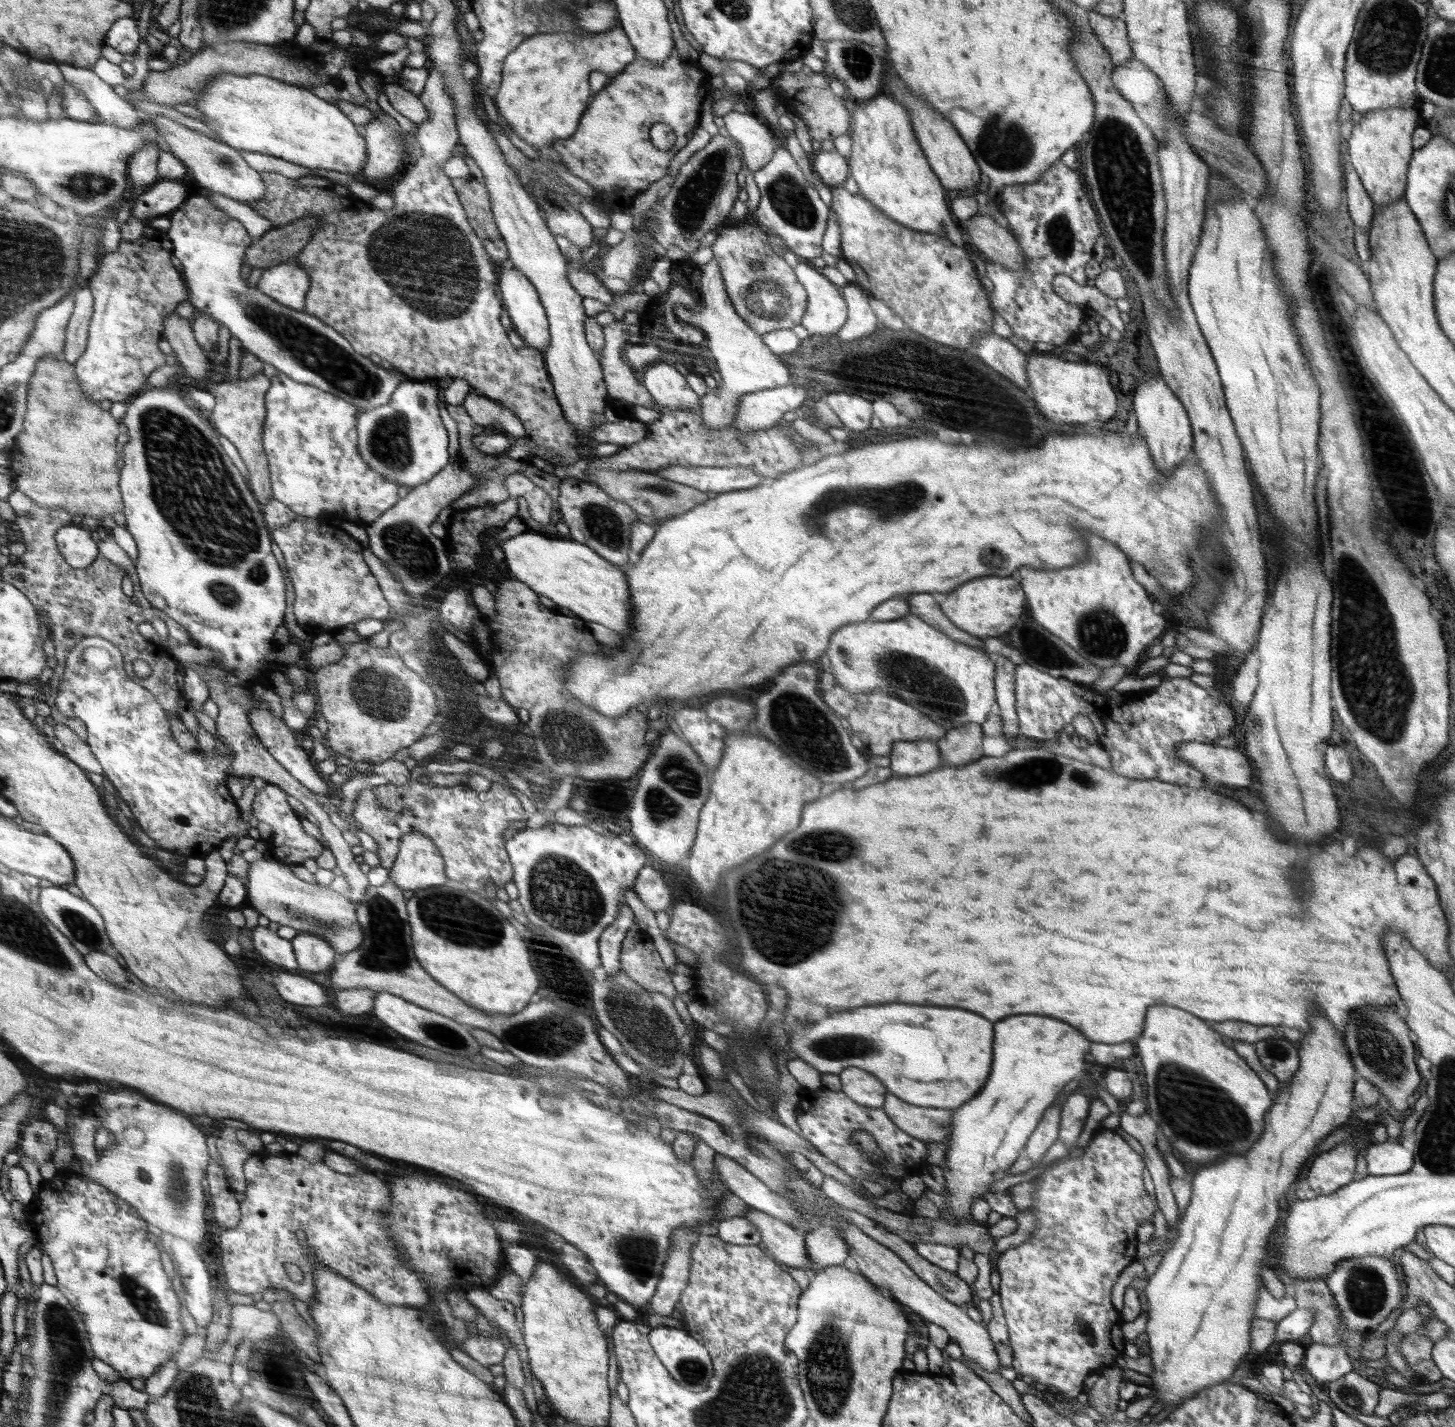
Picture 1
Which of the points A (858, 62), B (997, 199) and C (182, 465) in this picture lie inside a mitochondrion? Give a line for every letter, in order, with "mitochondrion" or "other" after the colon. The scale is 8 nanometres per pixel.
A: mitochondrion
B: other
C: mitochondrion

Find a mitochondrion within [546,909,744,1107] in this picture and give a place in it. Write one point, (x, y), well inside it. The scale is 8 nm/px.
(648, 1030)

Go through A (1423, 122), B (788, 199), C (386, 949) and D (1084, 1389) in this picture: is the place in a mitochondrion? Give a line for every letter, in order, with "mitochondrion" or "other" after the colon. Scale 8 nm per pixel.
A: other
B: mitochondrion
C: mitochondrion
D: other

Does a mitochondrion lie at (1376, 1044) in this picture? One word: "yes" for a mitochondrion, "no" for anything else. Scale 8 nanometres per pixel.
yes

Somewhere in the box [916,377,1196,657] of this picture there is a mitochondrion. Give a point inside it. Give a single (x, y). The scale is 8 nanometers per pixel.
(994, 558)

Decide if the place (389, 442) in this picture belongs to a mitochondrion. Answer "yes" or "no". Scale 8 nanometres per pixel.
yes

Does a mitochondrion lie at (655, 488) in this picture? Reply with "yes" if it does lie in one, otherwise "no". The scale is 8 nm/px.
yes

